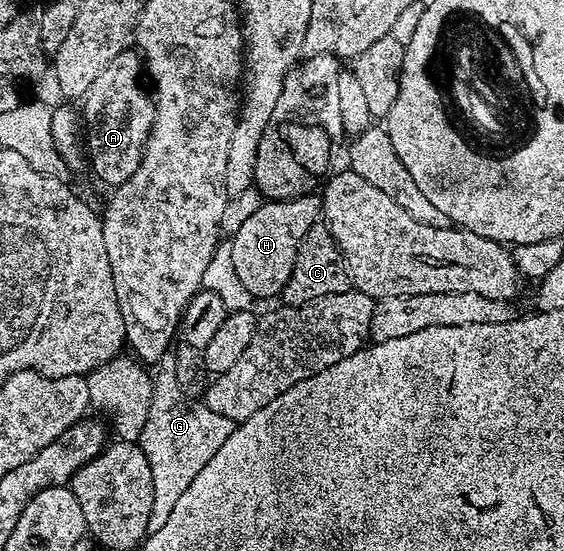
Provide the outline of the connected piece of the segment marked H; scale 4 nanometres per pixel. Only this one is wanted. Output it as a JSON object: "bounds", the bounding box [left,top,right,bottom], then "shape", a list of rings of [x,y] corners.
{"bounds":[231,192,321,299],"shape":[[[312,192],[301,194],[298,198],[268,200],[258,212],[243,221],[236,234],[231,235],[234,272],[238,272],[242,288],[246,288],[253,299],[283,295],[286,280],[290,280],[290,268],[294,268],[294,256],[298,256],[298,244],[302,244],[302,236],[317,225],[321,214],[321,199]]]}

